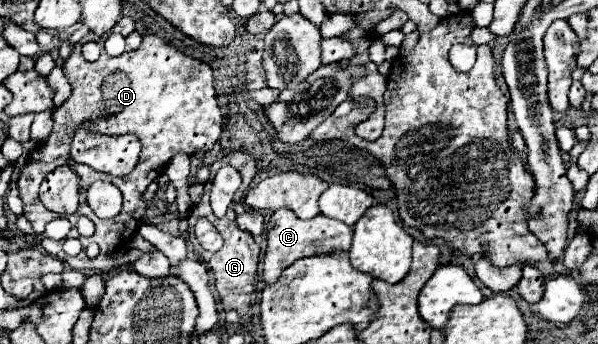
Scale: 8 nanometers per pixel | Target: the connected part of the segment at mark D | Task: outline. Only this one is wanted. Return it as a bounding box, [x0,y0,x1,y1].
[18,35,222,223]

